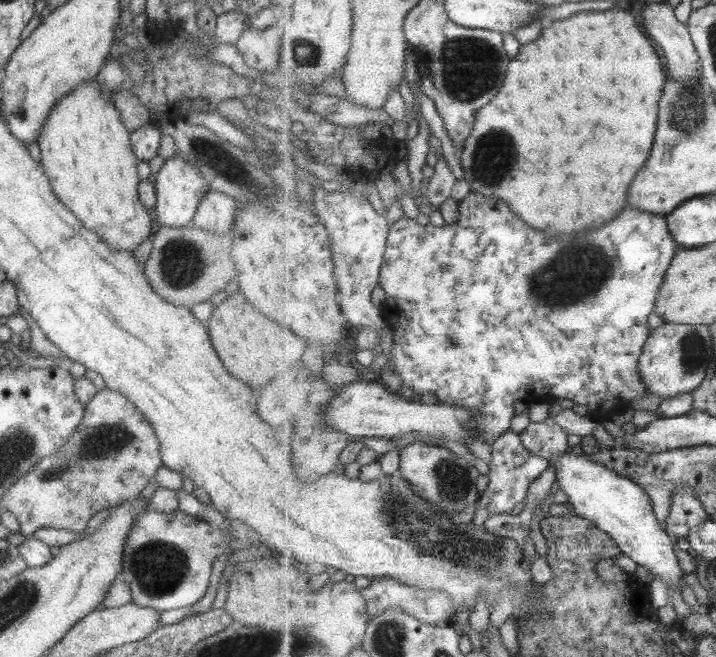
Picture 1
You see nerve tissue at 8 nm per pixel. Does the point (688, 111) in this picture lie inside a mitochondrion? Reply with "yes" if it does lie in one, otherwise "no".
yes

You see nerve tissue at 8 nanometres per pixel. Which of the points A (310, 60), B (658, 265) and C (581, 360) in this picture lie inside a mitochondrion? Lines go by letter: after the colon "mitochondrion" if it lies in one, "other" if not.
A: mitochondrion
B: other
C: other

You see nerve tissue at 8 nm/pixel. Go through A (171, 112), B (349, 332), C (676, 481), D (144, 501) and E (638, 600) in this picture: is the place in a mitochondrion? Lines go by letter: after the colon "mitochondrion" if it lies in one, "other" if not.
A: other
B: other
C: other
D: other
E: other

